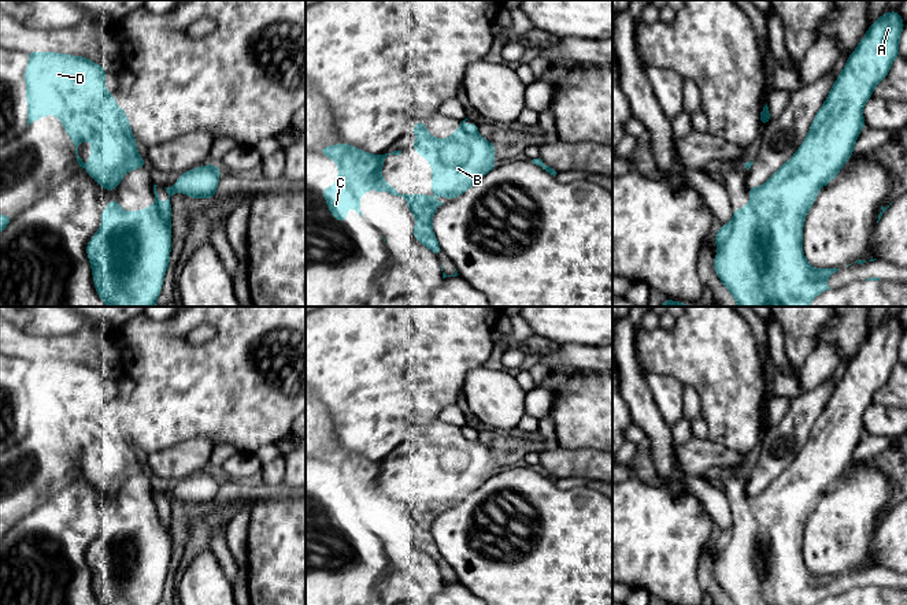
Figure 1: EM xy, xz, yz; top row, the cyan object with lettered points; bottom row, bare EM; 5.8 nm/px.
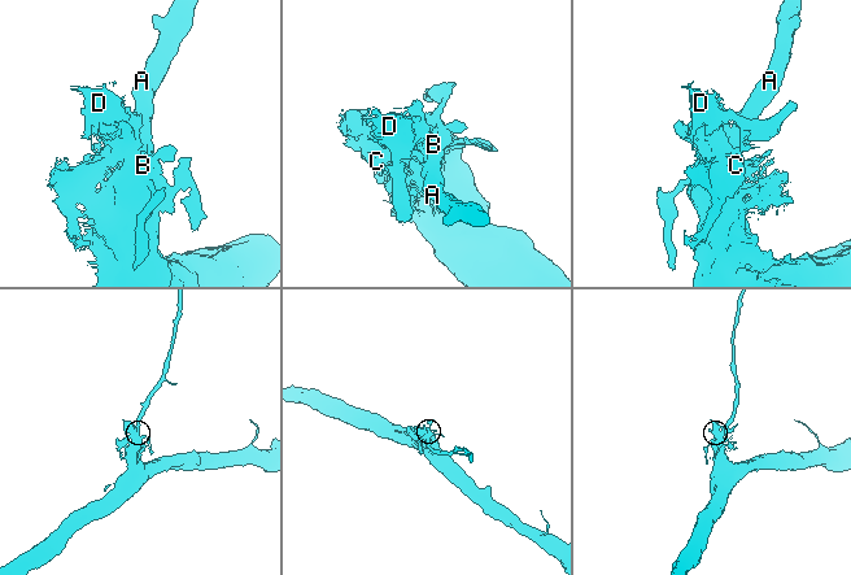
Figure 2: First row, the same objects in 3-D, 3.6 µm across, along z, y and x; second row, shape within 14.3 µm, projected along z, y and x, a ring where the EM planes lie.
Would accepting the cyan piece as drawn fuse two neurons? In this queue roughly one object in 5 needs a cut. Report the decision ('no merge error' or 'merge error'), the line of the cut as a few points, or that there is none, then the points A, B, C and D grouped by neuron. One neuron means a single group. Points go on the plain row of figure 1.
no merge error; no cut; A B C D

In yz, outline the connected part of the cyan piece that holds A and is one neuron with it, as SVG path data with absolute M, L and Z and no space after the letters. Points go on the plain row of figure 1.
M897 316L882 320L856 356L848 363L825 409L817 419L806 446L762 493L748 494L749 509L733 516L733 524L714 542L718 558L714 575L733 605L815 605L825 597L828 584L840 575L812 575L803 560L803 532L818 498L837 483L854 460L855 449L866 431L863 415L874 394L889 381L900 363L899 349L904 329Z

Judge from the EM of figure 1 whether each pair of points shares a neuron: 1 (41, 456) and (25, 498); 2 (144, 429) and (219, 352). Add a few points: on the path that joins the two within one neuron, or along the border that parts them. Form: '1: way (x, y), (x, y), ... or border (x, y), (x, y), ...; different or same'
1: way (41, 467), (28, 487); same
2: way (165, 408), (176, 397), (176, 392), (199, 372); same

